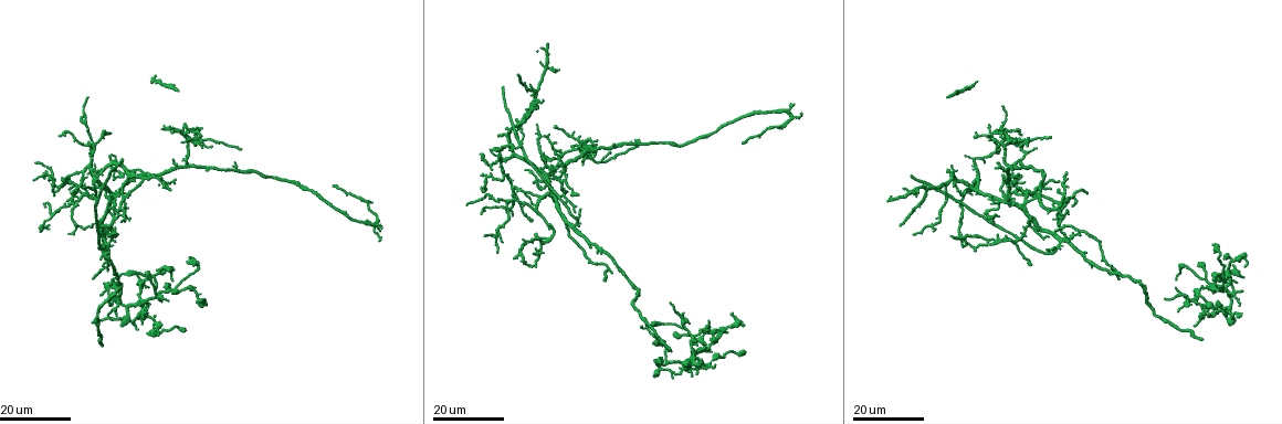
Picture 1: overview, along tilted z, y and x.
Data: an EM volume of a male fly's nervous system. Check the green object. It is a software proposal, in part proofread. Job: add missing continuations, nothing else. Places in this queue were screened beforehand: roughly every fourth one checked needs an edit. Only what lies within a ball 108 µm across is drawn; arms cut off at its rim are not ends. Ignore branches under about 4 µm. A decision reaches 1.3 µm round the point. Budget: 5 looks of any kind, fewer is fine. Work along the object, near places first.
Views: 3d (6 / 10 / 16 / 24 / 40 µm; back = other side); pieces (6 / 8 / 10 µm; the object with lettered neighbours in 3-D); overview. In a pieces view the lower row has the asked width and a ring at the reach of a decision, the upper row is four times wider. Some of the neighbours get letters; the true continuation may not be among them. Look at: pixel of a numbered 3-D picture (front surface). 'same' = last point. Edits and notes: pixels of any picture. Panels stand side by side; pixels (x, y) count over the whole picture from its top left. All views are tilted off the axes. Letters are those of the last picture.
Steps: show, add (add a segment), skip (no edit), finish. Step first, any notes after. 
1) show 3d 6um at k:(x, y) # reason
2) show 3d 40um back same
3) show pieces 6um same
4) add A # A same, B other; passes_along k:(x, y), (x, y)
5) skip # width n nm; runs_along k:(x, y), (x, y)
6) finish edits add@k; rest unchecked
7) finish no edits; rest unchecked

show 3d 24um at 1:(50, 225) # long arm stops here

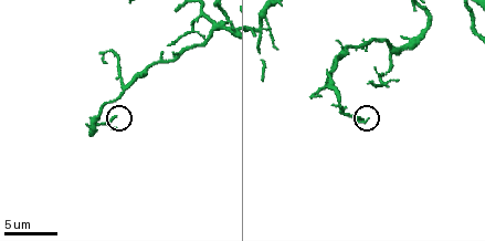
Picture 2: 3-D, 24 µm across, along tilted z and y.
show pieces 8um at 2:(362, 118)

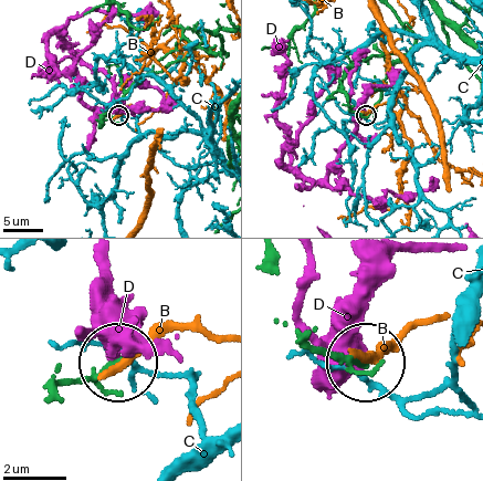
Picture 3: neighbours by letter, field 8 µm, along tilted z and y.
skip # width 140 nm; B other, C other, D other; runs_along 3:(311, 342), (363, 364); no lettered segment goes on from it

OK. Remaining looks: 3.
show 3d 16um at 1:(535, 267) # tapers out

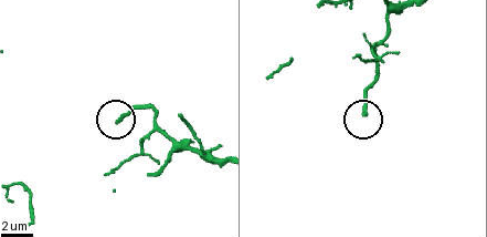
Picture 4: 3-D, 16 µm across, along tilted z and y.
show pieces 8um at 4:(363, 113)

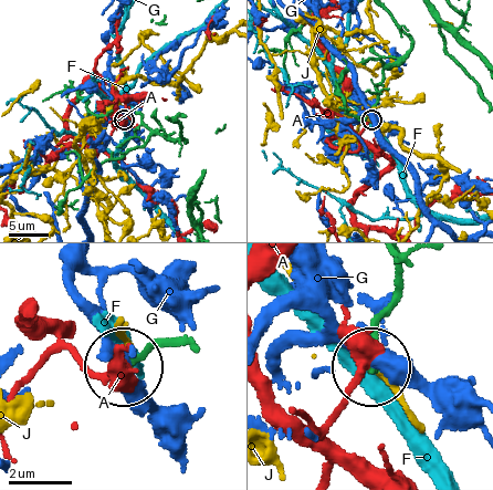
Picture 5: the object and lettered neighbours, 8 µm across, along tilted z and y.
skip # A other, F other, G other, J other; runs_along 5:(401, 266), (401, 290), (381, 321), (373, 364); no lettered segment goes on from it

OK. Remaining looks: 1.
finish no edits; rest unchecked

